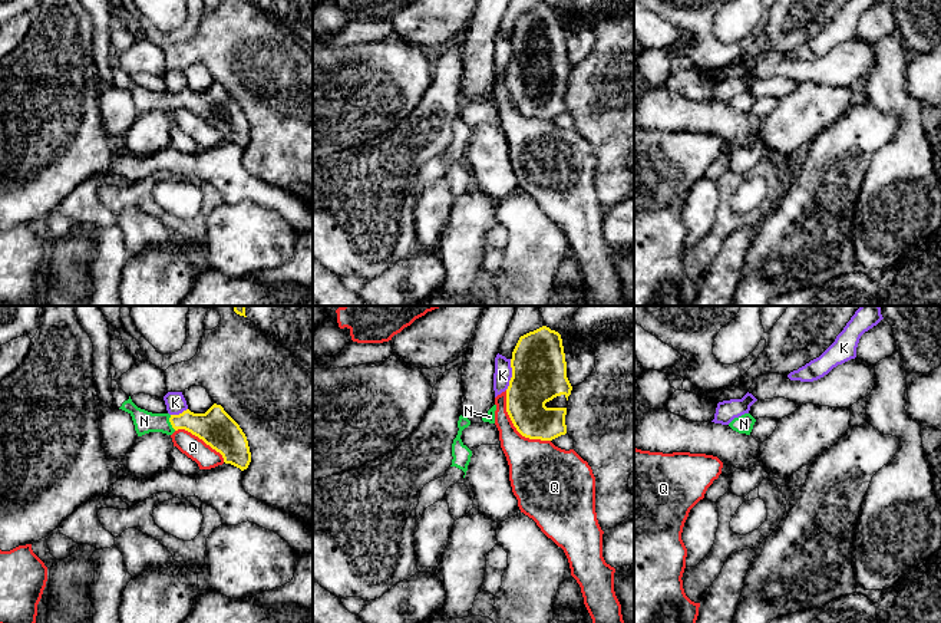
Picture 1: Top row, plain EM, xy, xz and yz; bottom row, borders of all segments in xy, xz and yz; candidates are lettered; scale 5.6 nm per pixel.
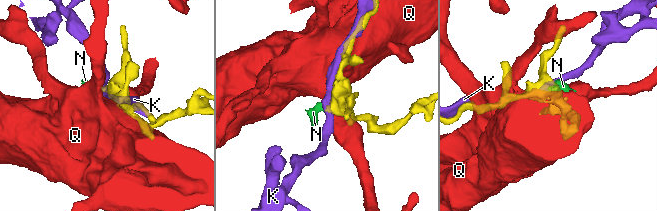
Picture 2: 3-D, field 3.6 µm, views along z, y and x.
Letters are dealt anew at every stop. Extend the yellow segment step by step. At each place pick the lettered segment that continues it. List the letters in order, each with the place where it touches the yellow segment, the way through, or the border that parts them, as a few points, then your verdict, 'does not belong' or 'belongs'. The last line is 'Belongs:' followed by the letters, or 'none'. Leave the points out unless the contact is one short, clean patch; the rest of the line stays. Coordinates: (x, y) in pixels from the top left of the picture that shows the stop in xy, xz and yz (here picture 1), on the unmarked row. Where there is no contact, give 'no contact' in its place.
K: xz (512, 53) | does not belong
N: xy (169, 99) | across xy (213, 105), (190, 99), (169, 99), (144, 99) | belongs
Q: xz (514, 104) | does not belong
Belongs: N

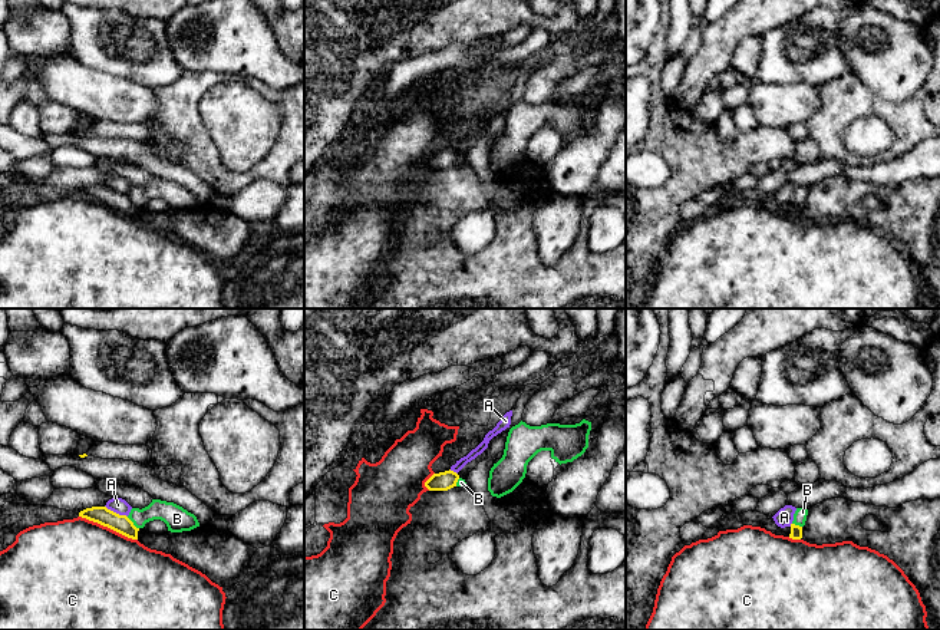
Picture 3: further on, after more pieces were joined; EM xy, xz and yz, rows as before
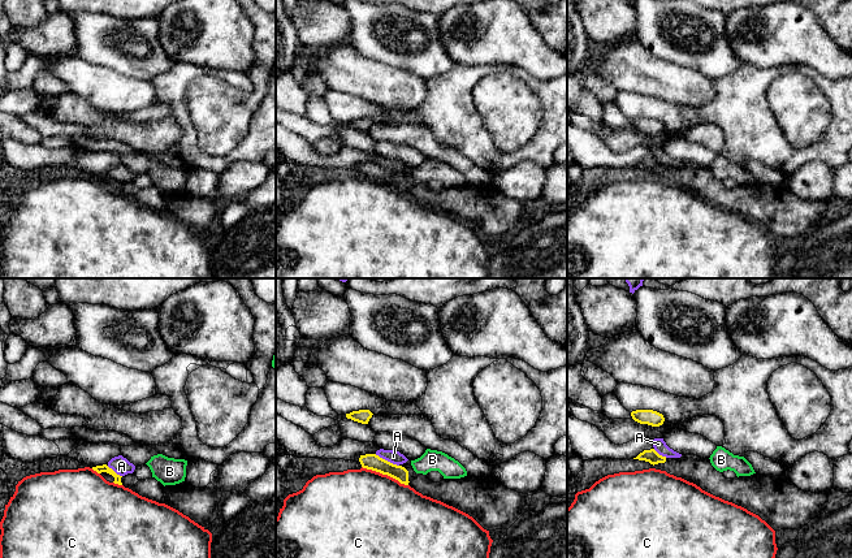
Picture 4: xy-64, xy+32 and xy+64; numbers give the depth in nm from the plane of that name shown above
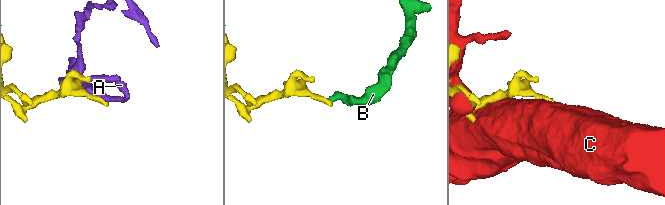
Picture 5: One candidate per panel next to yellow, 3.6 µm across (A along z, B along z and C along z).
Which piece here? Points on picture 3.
A: xy (115, 191) | does not belong
B: xy (132, 201) | along xy (127, 195), (138, 207) | does not belong
C: xy (108, 205) | does not belong
Belongs: none

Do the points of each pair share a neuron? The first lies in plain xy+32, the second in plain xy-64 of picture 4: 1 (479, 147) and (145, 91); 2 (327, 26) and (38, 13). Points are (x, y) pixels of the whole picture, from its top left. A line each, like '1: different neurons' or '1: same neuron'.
1: different neurons
2: different neurons

